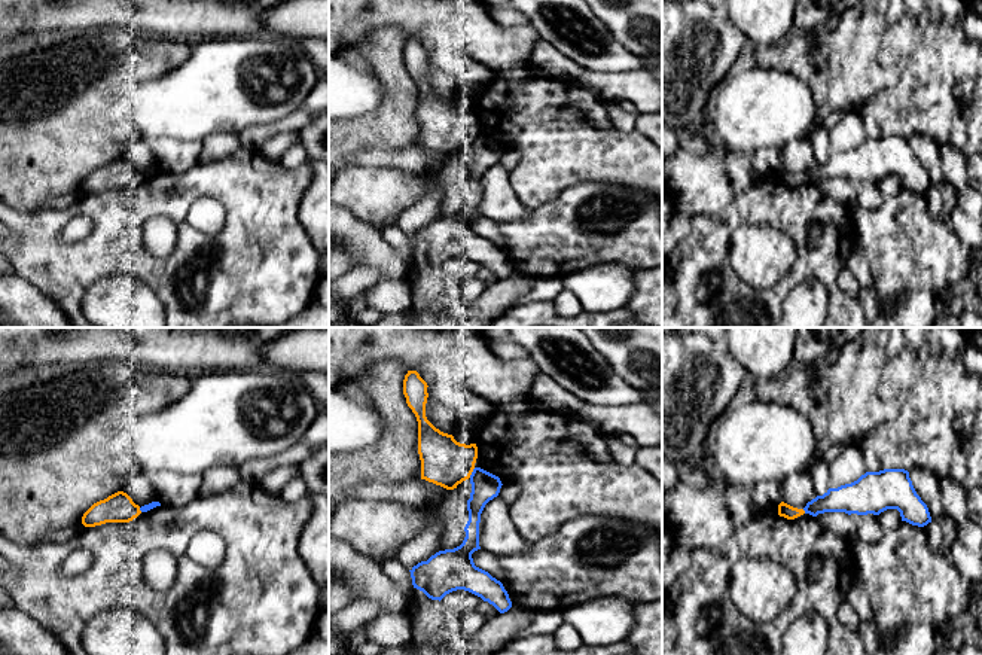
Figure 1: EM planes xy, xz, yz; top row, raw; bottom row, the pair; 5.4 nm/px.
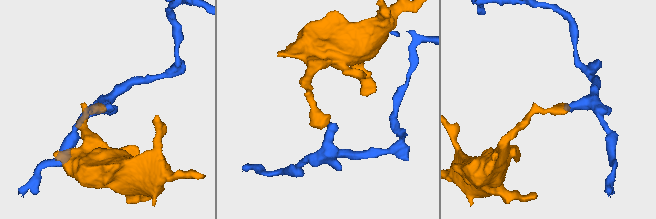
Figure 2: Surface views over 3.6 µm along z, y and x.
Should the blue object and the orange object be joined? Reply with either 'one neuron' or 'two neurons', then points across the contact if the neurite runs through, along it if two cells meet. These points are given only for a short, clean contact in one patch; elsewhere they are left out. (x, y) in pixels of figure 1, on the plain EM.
two neurons

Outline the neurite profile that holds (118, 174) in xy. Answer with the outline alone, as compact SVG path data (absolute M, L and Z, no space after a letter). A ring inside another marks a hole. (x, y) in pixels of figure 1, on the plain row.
M118 158L104 167L94 170L82 183L85 194L95 194L106 189L129 189L141 180L140 173L123 159Z

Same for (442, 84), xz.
M430 63L426 70L426 83L436 95L448 101L454 101L458 91L455 77Z

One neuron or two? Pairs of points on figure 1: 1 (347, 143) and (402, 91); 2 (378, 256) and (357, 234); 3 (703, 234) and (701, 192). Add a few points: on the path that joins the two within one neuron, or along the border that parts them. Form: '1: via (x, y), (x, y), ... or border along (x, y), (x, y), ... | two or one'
1: via (362, 133), (366, 133), (393, 106) | one
2: via (374, 250), (363, 240) | one
3: border along (734, 200), (722, 212), (698, 215), (691, 222) | two

